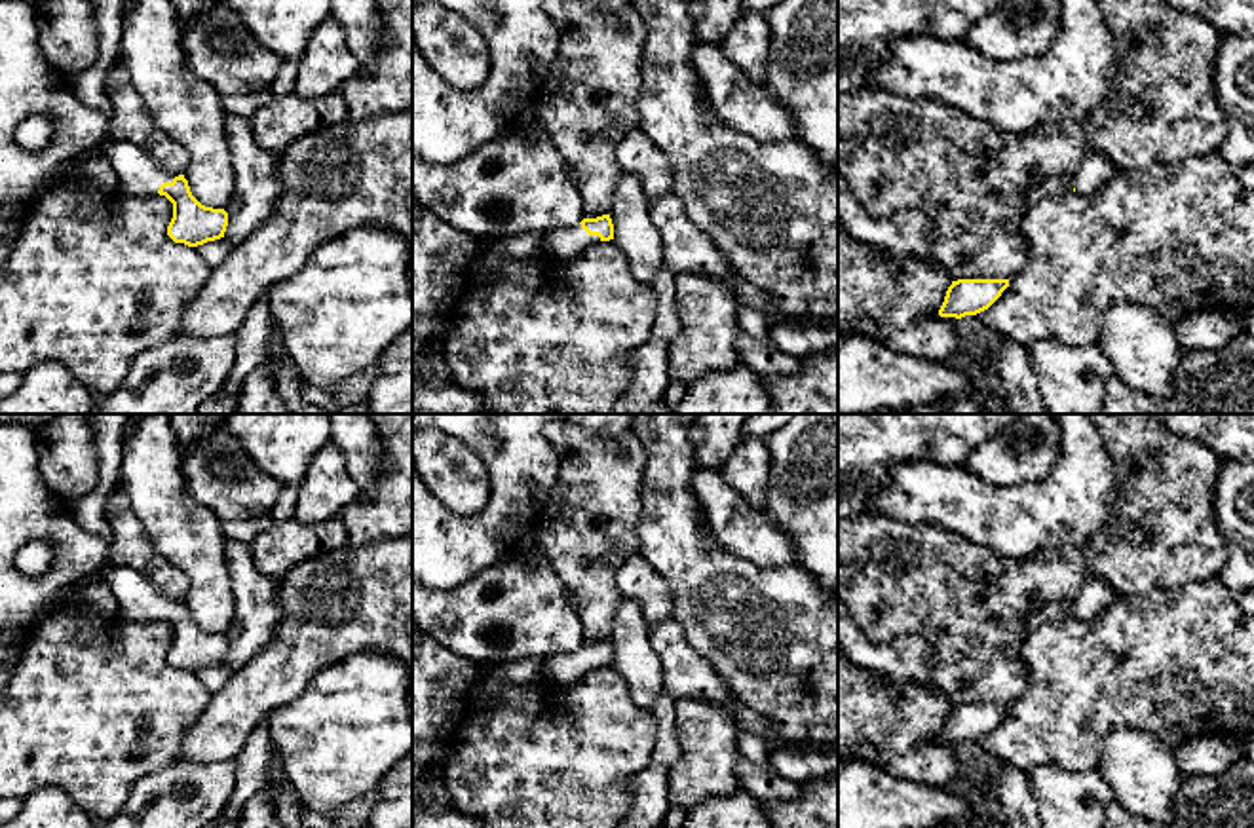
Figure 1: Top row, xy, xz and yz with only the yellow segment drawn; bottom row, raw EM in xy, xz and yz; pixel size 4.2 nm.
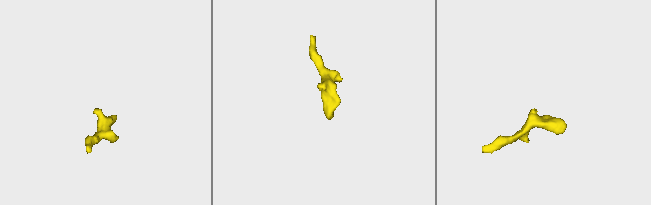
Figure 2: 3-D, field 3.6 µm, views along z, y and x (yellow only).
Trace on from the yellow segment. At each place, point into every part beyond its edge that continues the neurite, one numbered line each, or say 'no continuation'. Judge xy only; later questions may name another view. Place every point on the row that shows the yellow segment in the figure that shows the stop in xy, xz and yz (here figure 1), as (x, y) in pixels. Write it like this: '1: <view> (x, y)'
1: xy (139, 175)

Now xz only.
1: xz (567, 244)

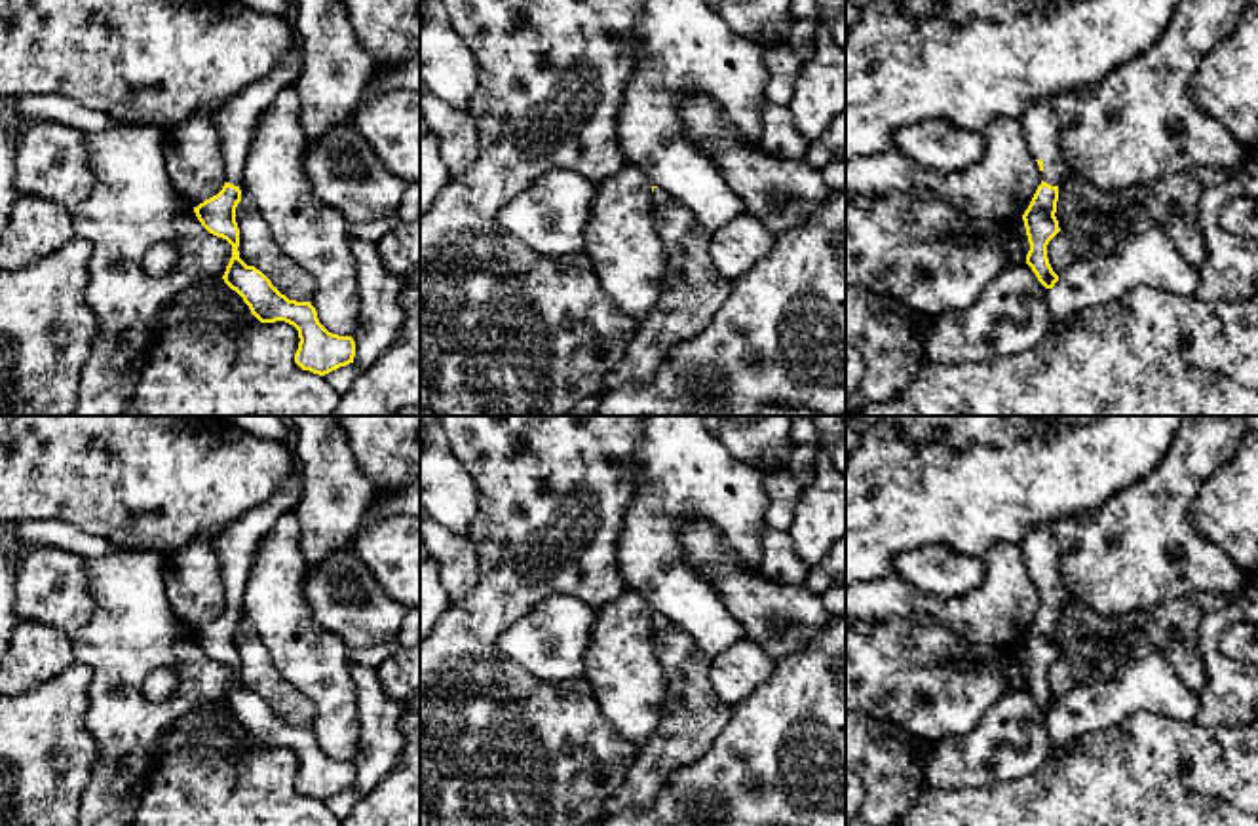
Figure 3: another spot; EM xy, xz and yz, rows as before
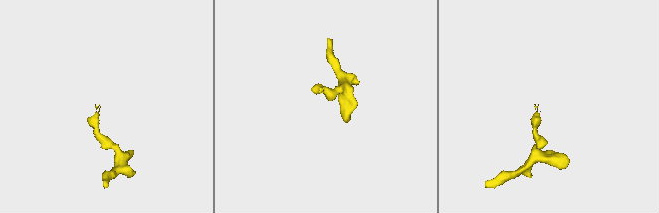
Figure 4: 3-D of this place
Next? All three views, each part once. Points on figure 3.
1: yz (1040, 124)

